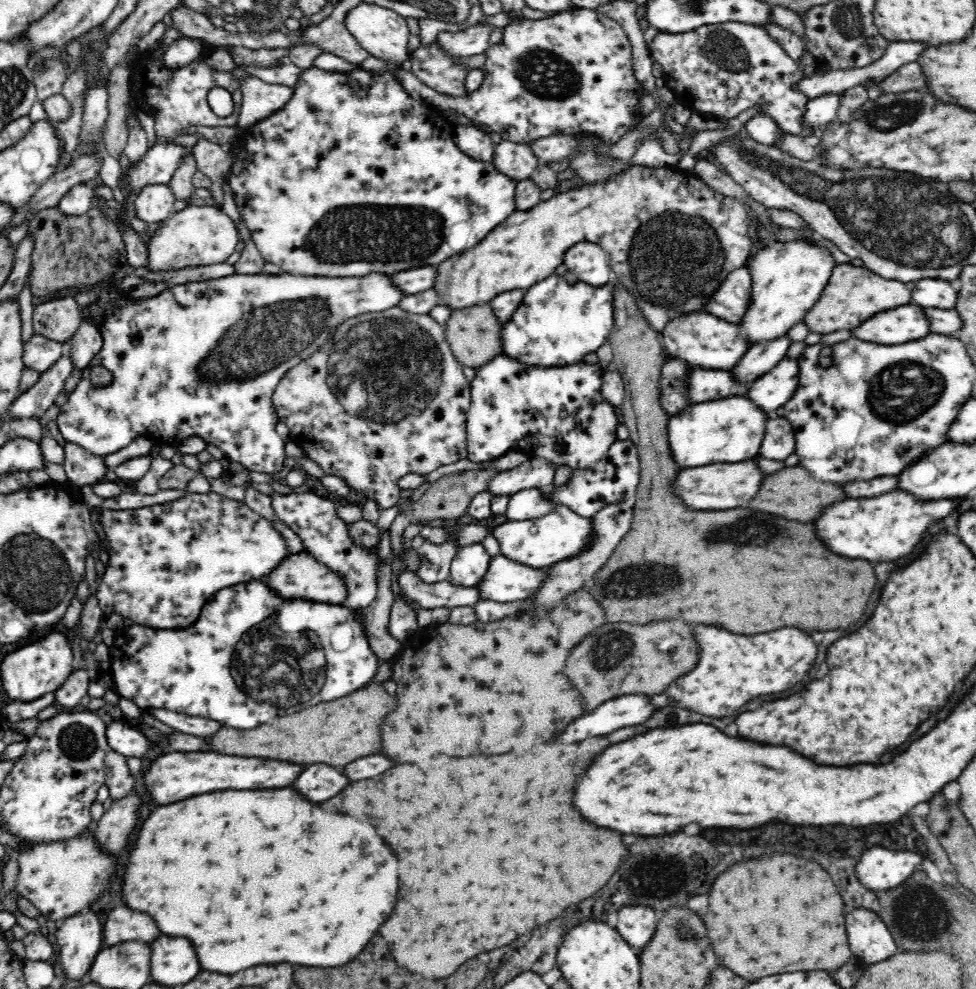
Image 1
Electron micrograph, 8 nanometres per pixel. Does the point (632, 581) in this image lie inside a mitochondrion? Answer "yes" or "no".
yes

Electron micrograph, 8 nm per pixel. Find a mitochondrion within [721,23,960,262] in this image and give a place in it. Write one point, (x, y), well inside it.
(898, 112)

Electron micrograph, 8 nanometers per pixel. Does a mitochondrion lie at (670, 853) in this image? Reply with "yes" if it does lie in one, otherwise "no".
yes

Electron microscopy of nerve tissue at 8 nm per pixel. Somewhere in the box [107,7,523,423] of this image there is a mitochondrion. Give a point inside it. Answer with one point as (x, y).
(400, 234)

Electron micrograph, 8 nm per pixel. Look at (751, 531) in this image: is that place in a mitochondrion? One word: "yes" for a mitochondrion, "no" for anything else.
yes

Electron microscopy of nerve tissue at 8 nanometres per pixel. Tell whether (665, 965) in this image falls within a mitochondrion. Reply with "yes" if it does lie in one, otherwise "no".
no

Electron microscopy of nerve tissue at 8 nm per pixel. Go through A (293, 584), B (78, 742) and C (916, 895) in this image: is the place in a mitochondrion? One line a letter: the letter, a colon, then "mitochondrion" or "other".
A: other
B: mitochondrion
C: mitochondrion

